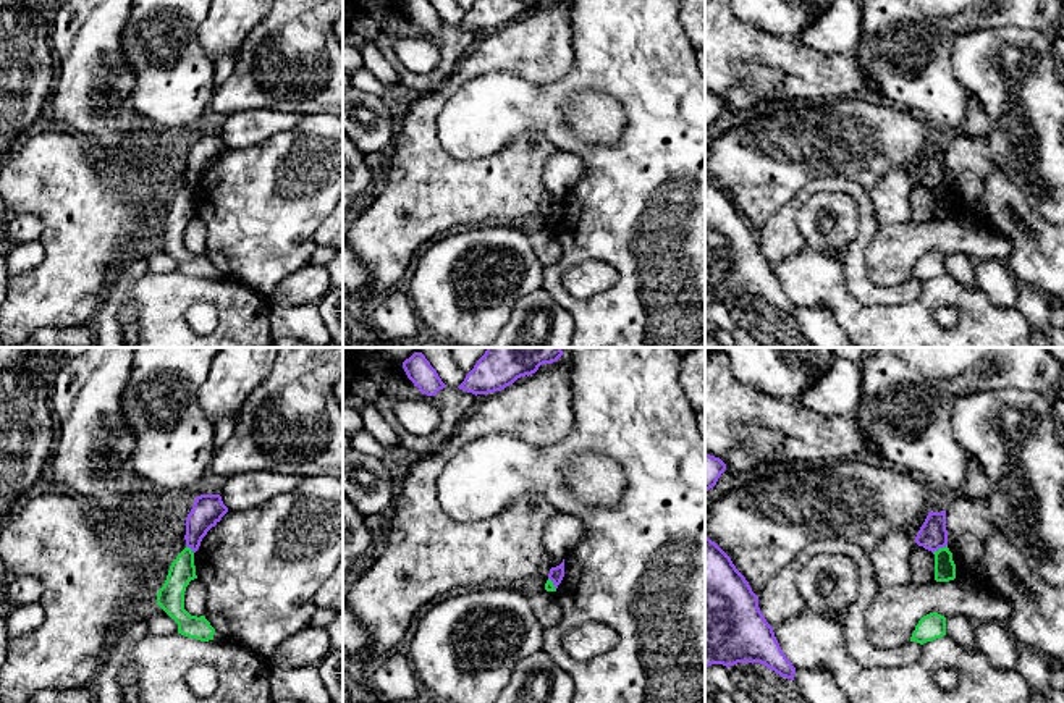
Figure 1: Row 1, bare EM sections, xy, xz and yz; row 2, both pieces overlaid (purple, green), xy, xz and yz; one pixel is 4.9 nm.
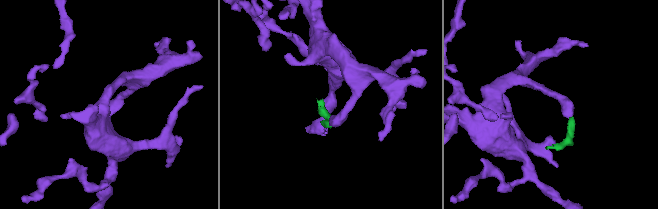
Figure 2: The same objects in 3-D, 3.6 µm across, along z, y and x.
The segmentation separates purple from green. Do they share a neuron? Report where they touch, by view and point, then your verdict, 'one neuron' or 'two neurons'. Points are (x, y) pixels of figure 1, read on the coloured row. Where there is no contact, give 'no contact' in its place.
meets purple in yz at (940, 547); two neurons

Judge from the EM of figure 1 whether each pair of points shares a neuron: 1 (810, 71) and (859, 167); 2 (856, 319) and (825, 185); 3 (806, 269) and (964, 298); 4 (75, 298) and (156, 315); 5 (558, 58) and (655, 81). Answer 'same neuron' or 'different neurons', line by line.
1: different neurons
2: different neurons
3: same neuron
4: different neurons
5: different neurons

